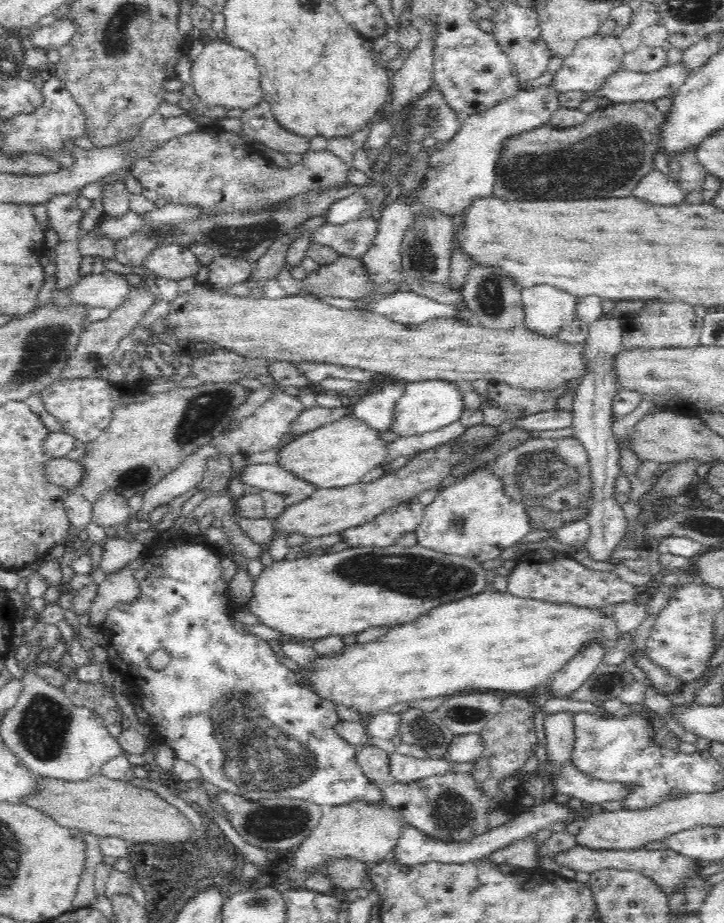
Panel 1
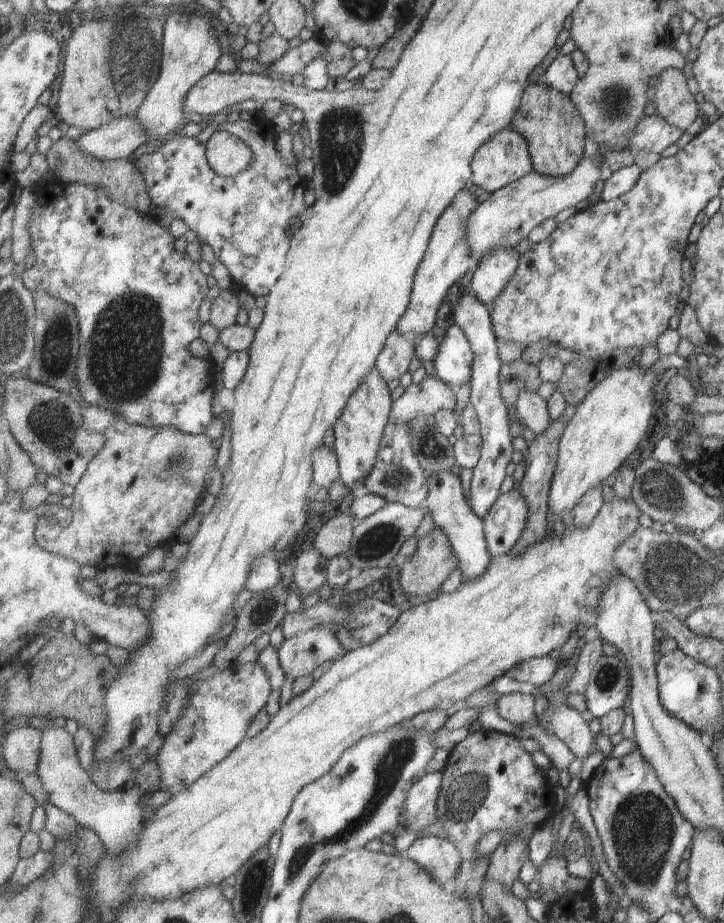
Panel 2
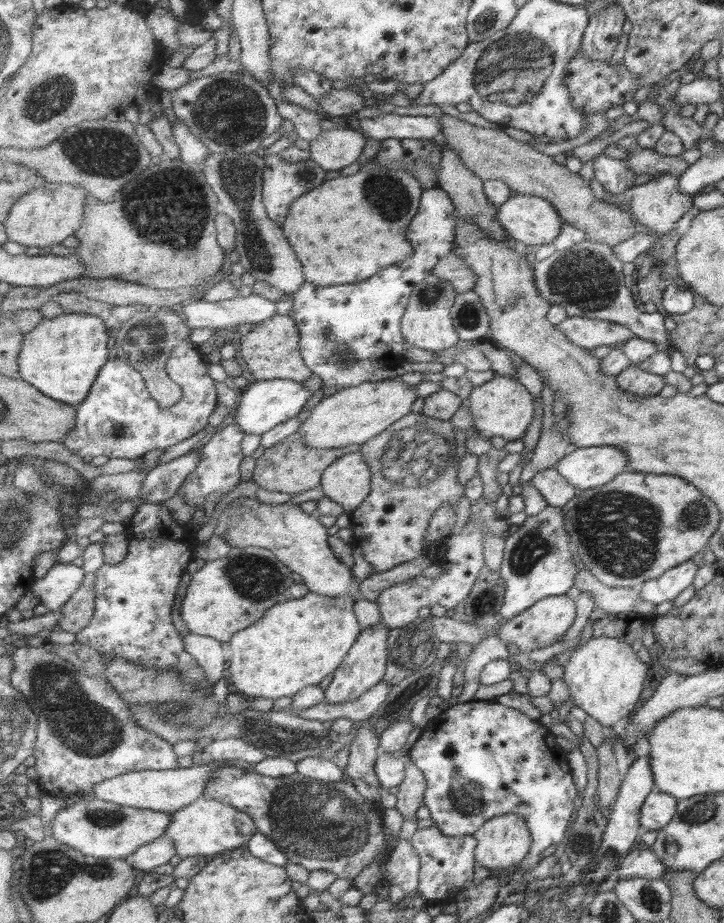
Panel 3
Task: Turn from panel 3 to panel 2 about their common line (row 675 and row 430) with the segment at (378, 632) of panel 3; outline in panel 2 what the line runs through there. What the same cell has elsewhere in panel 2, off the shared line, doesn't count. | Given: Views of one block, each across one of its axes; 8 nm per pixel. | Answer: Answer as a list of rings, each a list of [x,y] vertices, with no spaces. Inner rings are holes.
[[[375,368],[363,382],[362,388],[350,399],[343,417],[333,429],[335,438],[333,450],[338,457],[340,480],[350,490],[357,484],[365,486],[368,477],[375,469],[394,404],[387,382]]]

